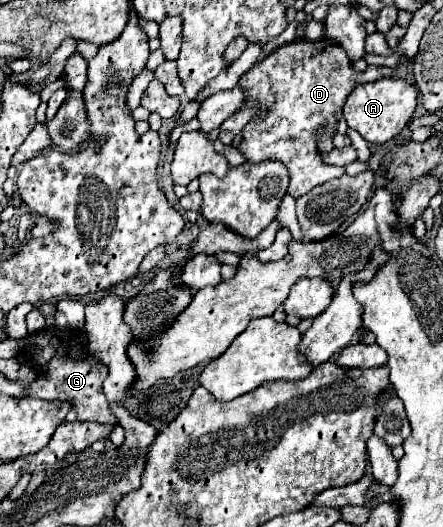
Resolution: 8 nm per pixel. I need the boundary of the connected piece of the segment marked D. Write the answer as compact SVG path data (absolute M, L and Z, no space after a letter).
M299 40L285 44L271 56L267 56L263 62L255 64L239 80L239 86L247 94L247 102L243 108L261 104L261 112L267 112L267 118L257 120L255 116L243 128L243 142L239 144L239 150L249 162L269 158L281 160L291 176L289 194L293 198L299 198L305 192L311 192L315 186L345 174L345 168L323 164L315 144L319 128L335 132L345 98L357 84L375 82L393 74L395 68L383 66L367 66L365 72L355 72L345 50L331 40Z

